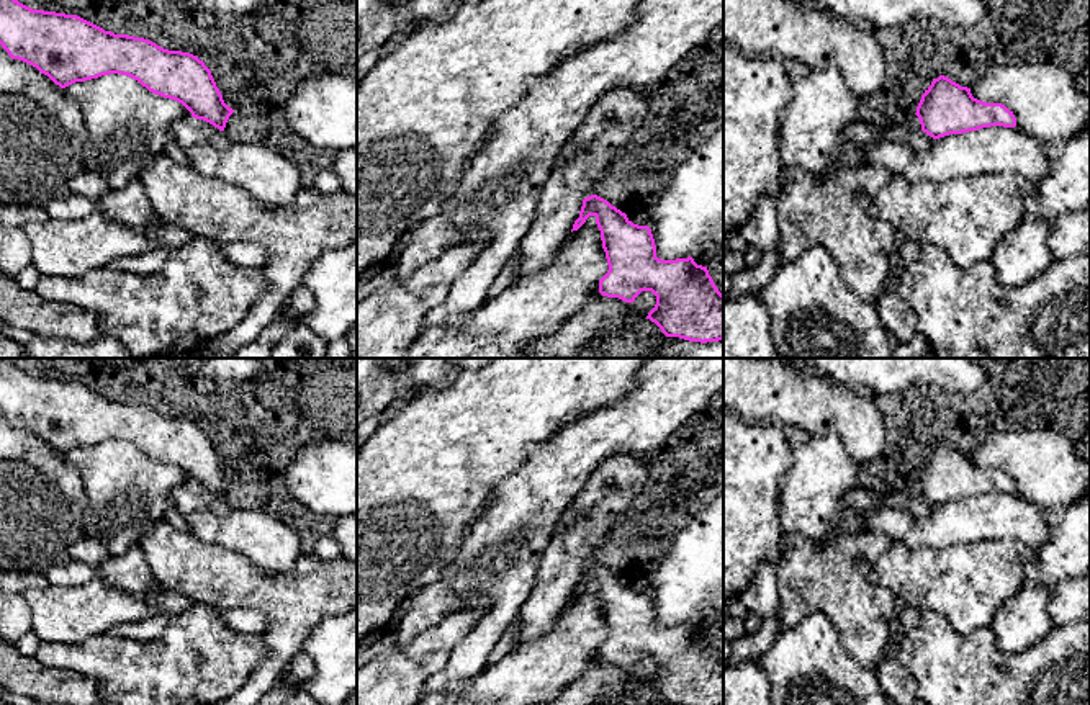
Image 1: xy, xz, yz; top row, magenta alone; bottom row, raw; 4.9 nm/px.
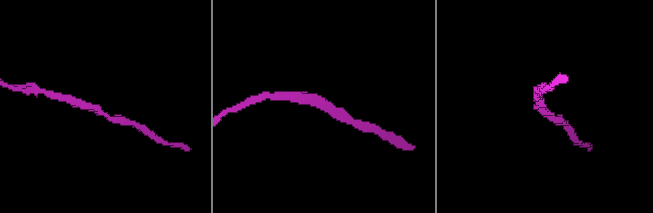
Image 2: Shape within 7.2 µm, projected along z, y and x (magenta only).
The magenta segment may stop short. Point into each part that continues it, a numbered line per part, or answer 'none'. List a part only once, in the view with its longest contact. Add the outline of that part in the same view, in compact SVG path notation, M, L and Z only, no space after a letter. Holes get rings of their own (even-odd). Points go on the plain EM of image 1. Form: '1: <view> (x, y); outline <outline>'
none

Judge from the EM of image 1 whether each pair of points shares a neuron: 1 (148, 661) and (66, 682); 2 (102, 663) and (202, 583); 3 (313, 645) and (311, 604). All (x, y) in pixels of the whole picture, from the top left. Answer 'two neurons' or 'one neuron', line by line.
1: two neurons
2: two neurons
3: two neurons

